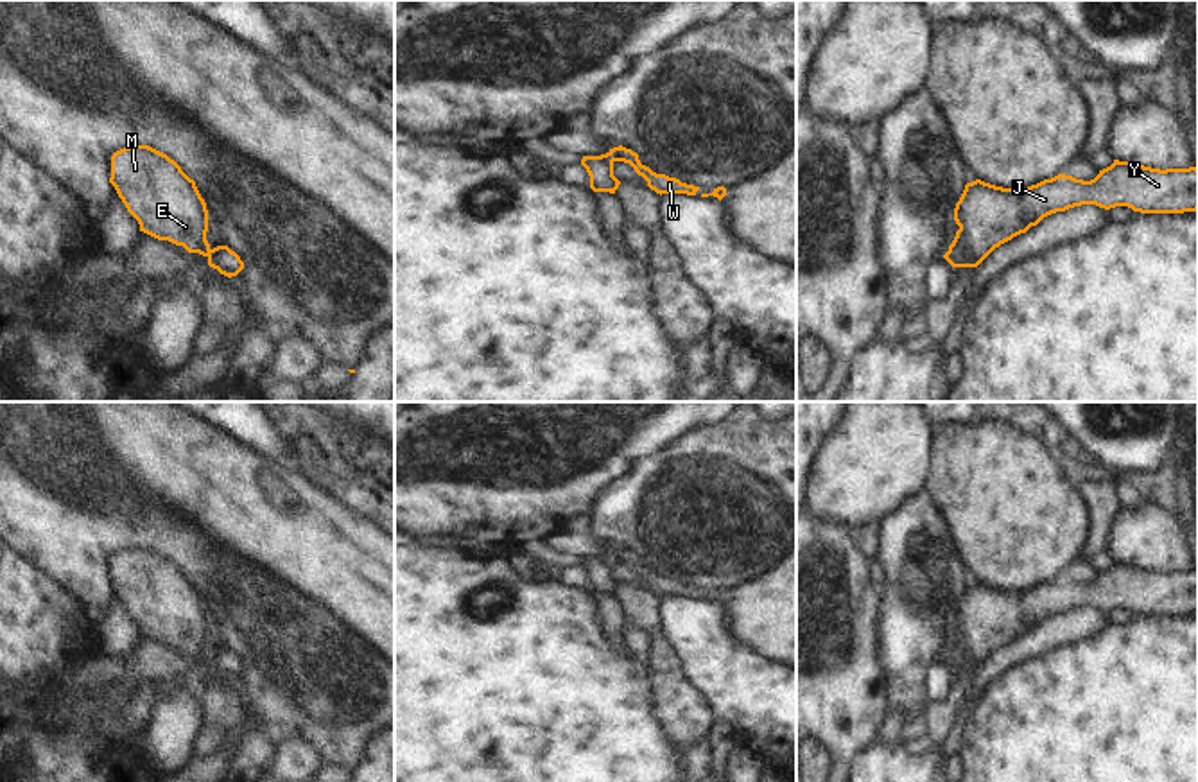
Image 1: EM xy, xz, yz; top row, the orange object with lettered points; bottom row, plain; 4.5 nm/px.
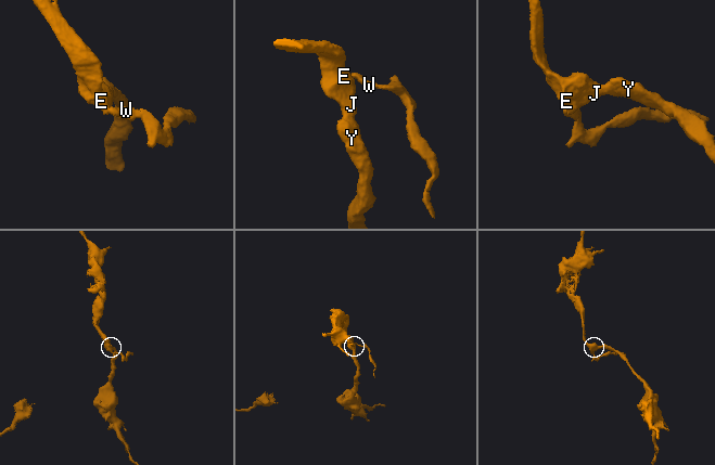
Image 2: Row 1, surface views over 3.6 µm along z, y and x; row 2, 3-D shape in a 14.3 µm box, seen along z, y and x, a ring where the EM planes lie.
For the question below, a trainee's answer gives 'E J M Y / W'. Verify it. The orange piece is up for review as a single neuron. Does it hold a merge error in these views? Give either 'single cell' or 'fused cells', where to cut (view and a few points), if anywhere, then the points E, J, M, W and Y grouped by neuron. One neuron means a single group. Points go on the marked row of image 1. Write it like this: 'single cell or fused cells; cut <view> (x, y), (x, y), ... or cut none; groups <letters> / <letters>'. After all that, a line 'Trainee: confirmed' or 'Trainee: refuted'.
fused cells; cut xz (608, 153), (614, 160); groups E J M Y / W
Trainee: confirmed

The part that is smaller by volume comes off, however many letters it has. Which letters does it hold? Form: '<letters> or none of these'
W

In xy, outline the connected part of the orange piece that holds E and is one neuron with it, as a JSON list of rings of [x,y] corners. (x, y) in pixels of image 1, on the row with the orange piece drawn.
[[[129,145],[111,156],[111,178],[140,231],[208,256],[208,210],[195,181],[167,154]]]

